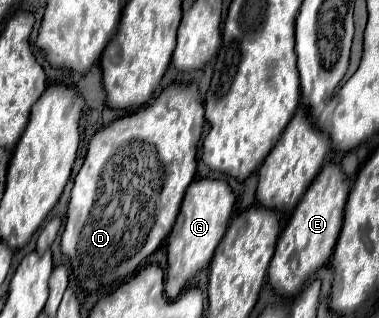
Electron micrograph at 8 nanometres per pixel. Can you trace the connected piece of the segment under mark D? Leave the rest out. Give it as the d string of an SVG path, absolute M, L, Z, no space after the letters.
M171 84L153 104L123 116L101 128L89 142L85 162L75 176L71 200L67 206L67 224L61 236L61 252L71 258L73 274L85 290L97 290L113 282L129 280L141 262L149 258L169 236L187 186L197 168L197 144L205 124L205 106L197 86Z

